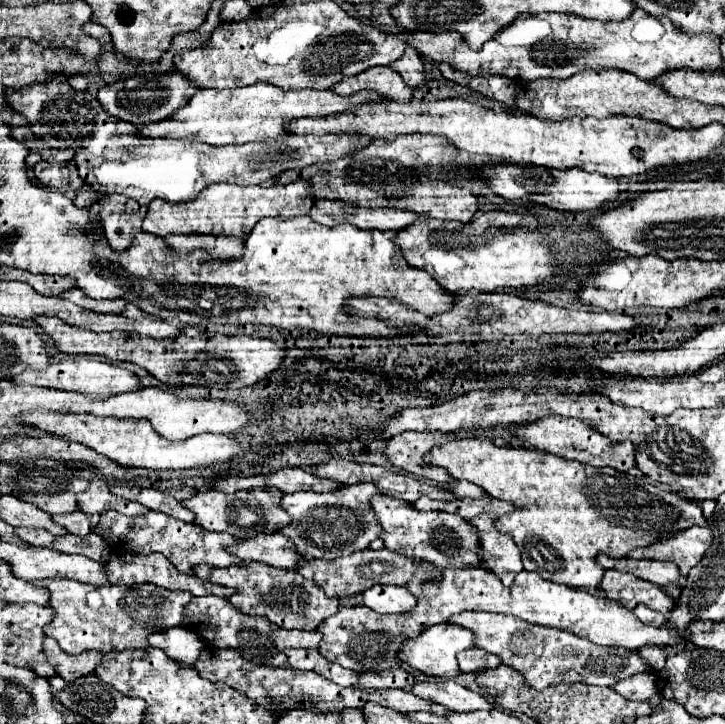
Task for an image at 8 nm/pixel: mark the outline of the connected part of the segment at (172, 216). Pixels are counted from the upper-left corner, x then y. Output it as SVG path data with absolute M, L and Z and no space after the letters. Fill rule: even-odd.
M299 179L299 181L289 183L289 185L273 183L269 187L265 187L265 185L241 187L241 185L217 183L217 185L211 185L211 187L203 189L193 201L187 201L187 203L167 203L165 199L153 199L149 203L149 213L143 219L143 231L159 235L159 237L161 235L169 235L169 233L175 233L175 235L179 235L179 233L211 233L211 235L239 235L239 237L247 237L249 231L253 229L253 225L263 218L291 219L291 217L297 217L297 215L307 215L311 207L313 207L311 183L307 183L305 179Z

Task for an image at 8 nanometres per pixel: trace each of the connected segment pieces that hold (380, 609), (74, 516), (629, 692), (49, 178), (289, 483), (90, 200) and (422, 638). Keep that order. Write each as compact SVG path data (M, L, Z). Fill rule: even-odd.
M375 585L363 593L363 603L377 613L405 613L415 607L415 595L407 587Z
M73 511L73 513L63 513L63 515L55 515L53 521L63 525L69 533L73 535L79 535L79 537L85 537L89 535L97 525L99 525L99 517L101 515L87 515L83 511Z
M643 673L643 675L623 679L623 681L615 683L613 689L619 691L619 695L623 695L625 699L633 699L633 701L647 701L659 693L657 677L653 673Z
M39 161L35 167L35 177L51 187L51 189L57 189L61 193L67 193L67 191L77 191L83 187L83 181L77 173L77 167L73 161L67 161L67 163L49 163L49 161Z
M295 467L295 469L283 469L273 475L269 475L269 485L281 489L283 493L295 493L295 491L315 491L315 493L327 493L337 489L333 481L315 477L313 473Z
M81 189L75 197L75 205L77 207L91 207L93 203L97 203L97 199L99 199L99 193L95 193L91 189Z
M443 623L443 625L435 625L435 627L427 627L417 639L409 639L403 643L403 651L399 651L399 657L411 665L413 669L425 673L425 675L433 675L433 677L447 677L453 679L455 675L459 675L459 665L457 665L457 653L477 647L475 645L475 633L467 631L465 627L459 625L451 625L451 623Z

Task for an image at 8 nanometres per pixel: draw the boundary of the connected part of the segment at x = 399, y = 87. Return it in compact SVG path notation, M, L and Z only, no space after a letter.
M371 67L359 75L353 75L351 79L339 81L331 89L339 95L353 95L361 89L373 89L385 99L403 103L413 99L413 89L407 87L407 83L403 83L403 79L391 67Z

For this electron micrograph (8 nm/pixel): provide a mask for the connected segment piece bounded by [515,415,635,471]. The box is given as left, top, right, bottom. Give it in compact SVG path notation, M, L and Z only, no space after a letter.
M543 417L535 423L517 427L515 431L519 437L527 441L527 445L533 445L537 449L543 449L547 453L565 457L565 459L575 459L593 467L613 467L617 471L627 471L629 467L635 465L635 445L633 443L611 443L605 435L599 435L587 421L579 419L563 419L563 417Z

